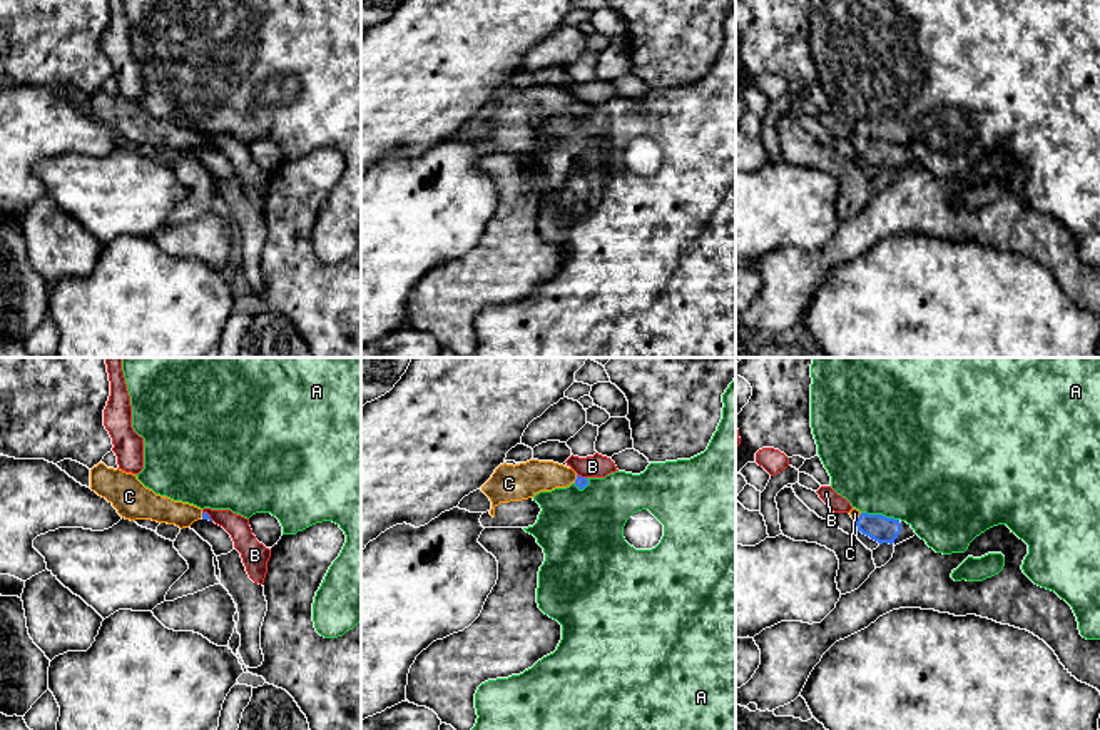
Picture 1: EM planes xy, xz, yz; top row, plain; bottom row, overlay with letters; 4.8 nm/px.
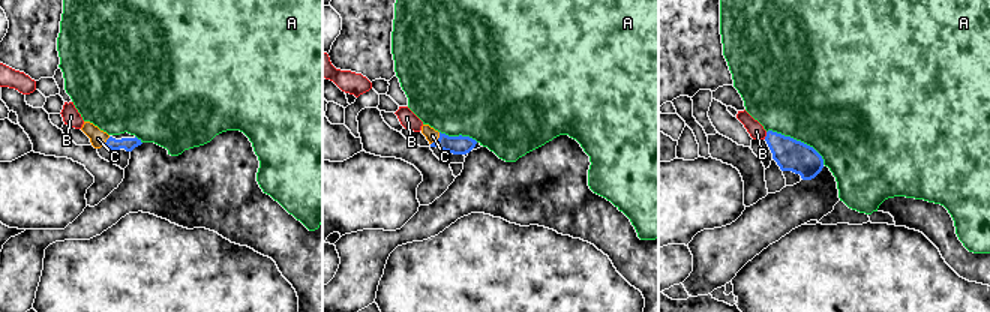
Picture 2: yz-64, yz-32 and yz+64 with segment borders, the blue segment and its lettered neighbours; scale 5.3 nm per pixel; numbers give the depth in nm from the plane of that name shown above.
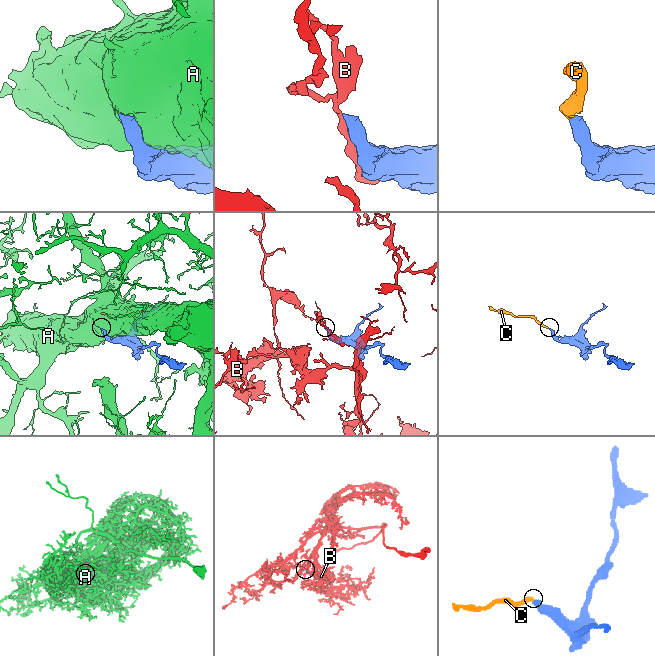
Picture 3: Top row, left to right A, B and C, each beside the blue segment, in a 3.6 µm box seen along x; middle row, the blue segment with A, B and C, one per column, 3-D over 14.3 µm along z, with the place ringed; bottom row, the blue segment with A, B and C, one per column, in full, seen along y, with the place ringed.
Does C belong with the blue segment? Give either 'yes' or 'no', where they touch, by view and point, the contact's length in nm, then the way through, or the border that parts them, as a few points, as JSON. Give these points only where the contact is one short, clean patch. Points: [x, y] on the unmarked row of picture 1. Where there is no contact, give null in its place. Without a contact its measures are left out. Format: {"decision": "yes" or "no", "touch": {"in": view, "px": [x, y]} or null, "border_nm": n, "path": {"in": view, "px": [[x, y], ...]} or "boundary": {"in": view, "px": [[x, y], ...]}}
{"decision": "yes", "touch": {"in": "xz", "px": [577, 104]}, "border_nm": 40, "path": {"in": "xz", "px": [[580, 107], [577, 104], [532, 102], [525, 106]]}}

